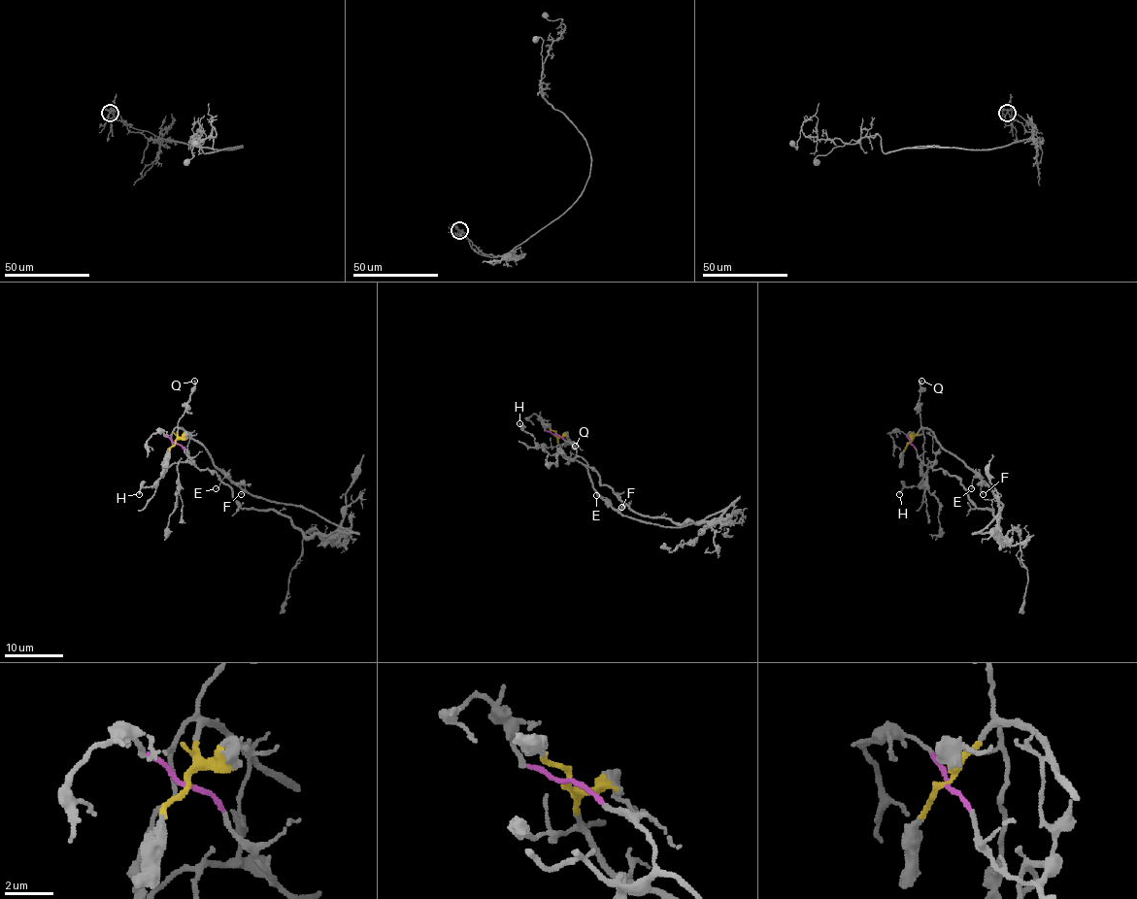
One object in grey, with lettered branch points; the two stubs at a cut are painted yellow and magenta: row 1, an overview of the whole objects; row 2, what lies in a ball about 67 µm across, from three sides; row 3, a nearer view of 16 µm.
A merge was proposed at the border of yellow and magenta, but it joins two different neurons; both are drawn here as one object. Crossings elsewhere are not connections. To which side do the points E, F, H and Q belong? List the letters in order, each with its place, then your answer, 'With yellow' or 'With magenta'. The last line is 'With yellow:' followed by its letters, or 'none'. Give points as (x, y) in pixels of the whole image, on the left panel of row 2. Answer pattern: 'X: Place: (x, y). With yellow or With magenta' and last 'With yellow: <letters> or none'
E: Place: (216, 488). With yellow
F: Place: (241, 494). With yellow
H: Place: (139, 494). With magenta
Q: Place: (194, 381). With yellow
With yellow: E, F, Q

